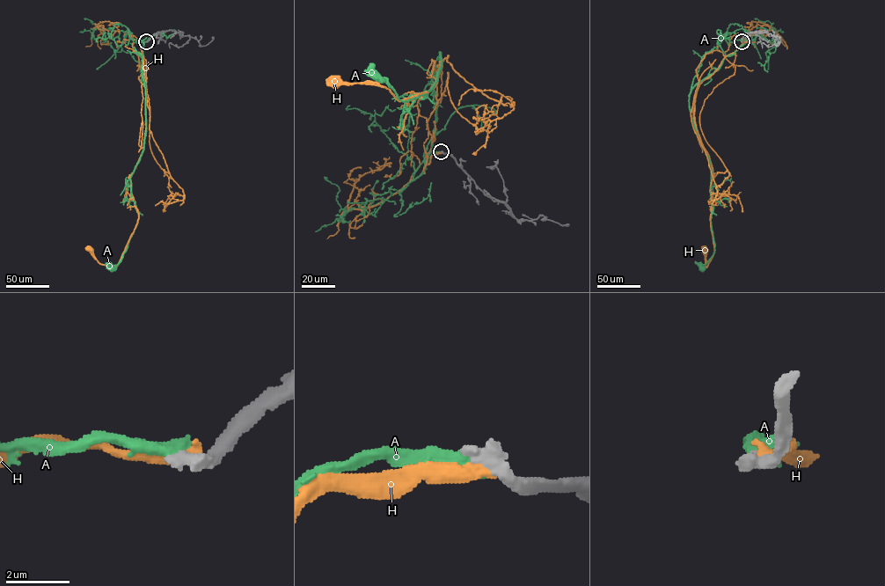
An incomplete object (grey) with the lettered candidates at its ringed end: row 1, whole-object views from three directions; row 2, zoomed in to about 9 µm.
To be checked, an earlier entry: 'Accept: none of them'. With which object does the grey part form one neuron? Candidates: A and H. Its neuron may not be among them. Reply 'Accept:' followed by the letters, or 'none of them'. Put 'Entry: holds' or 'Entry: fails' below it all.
Accept: none of them
Entry: holds

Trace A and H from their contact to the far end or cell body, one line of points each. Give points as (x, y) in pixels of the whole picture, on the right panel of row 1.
A: (742, 41), (749, 40), (699, 81), (689, 97), (691, 120), (711, 167), (714, 252), (702, 268)
H: (742, 41), (748, 40), (699, 84), (694, 103), (696, 128), (712, 167), (714, 252), (706, 267), (704, 248)

